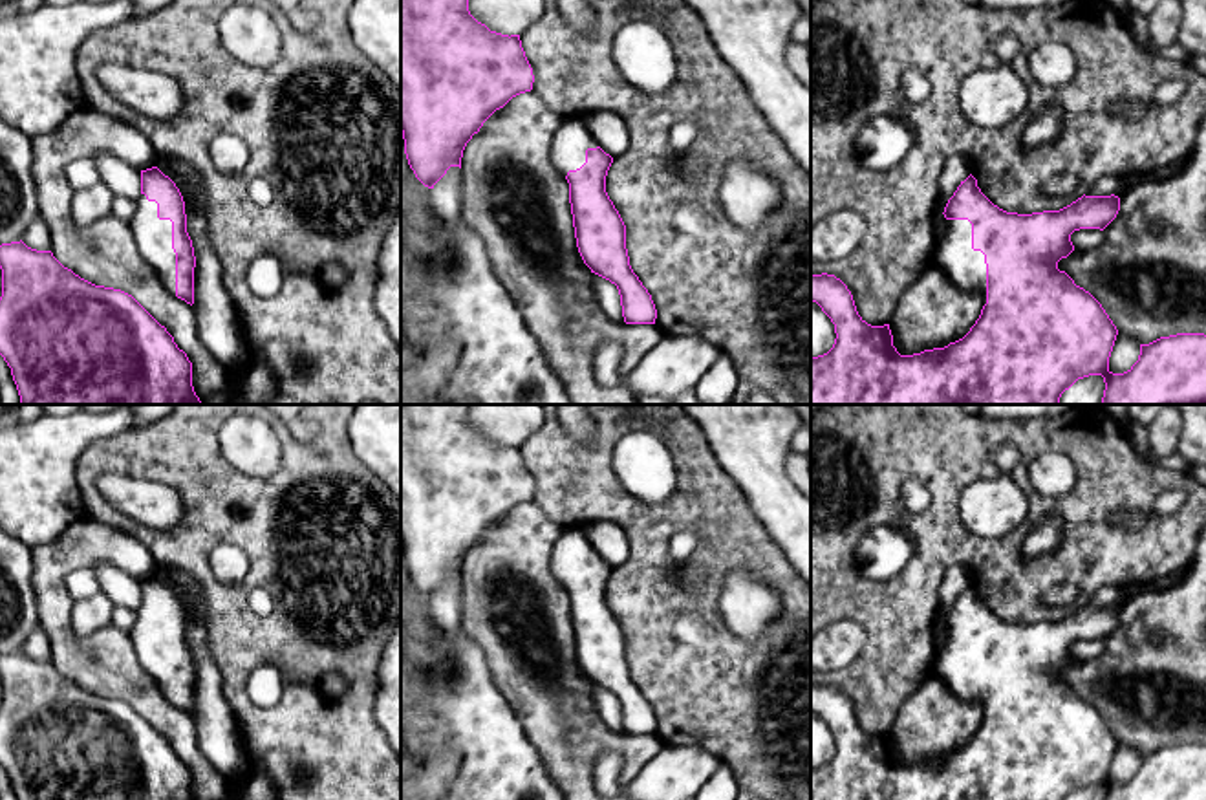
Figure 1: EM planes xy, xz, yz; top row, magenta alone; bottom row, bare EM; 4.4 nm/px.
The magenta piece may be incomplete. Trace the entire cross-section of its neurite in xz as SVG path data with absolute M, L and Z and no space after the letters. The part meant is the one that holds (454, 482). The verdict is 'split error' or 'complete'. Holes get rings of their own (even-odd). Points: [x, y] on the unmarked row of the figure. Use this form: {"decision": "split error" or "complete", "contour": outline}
{"decision": "complete", "contour": "M401 405L401 542L415 588L428 599L450 577L461 578L467 553L512 507L531 502L534 485L520 445L501 445L468 421L470 405Z"}

